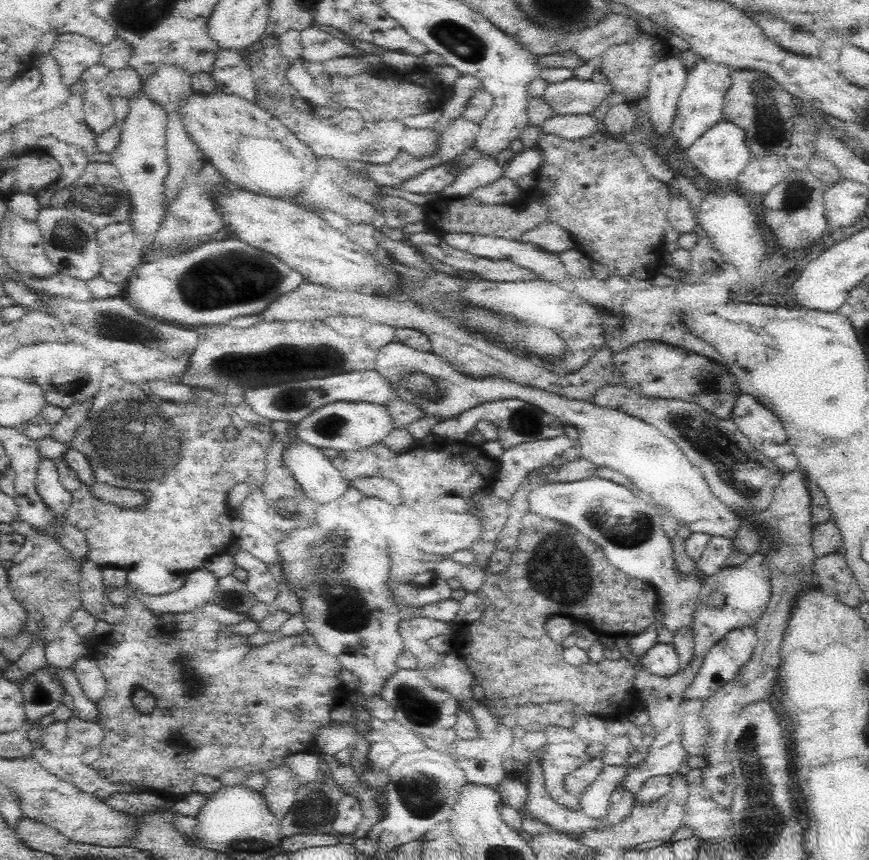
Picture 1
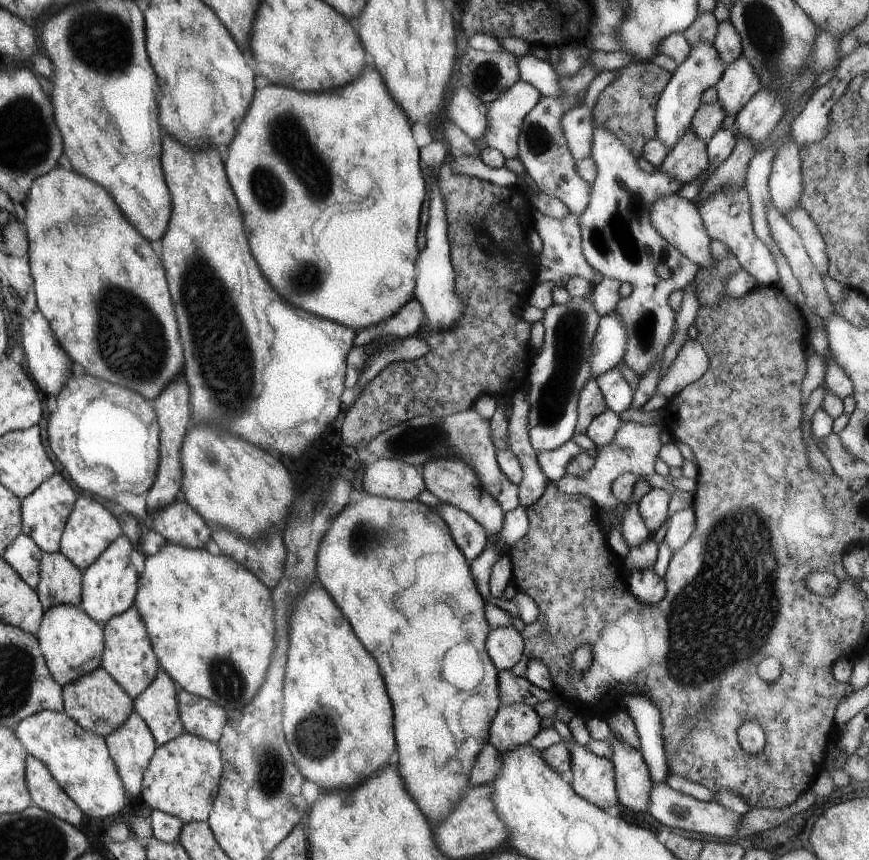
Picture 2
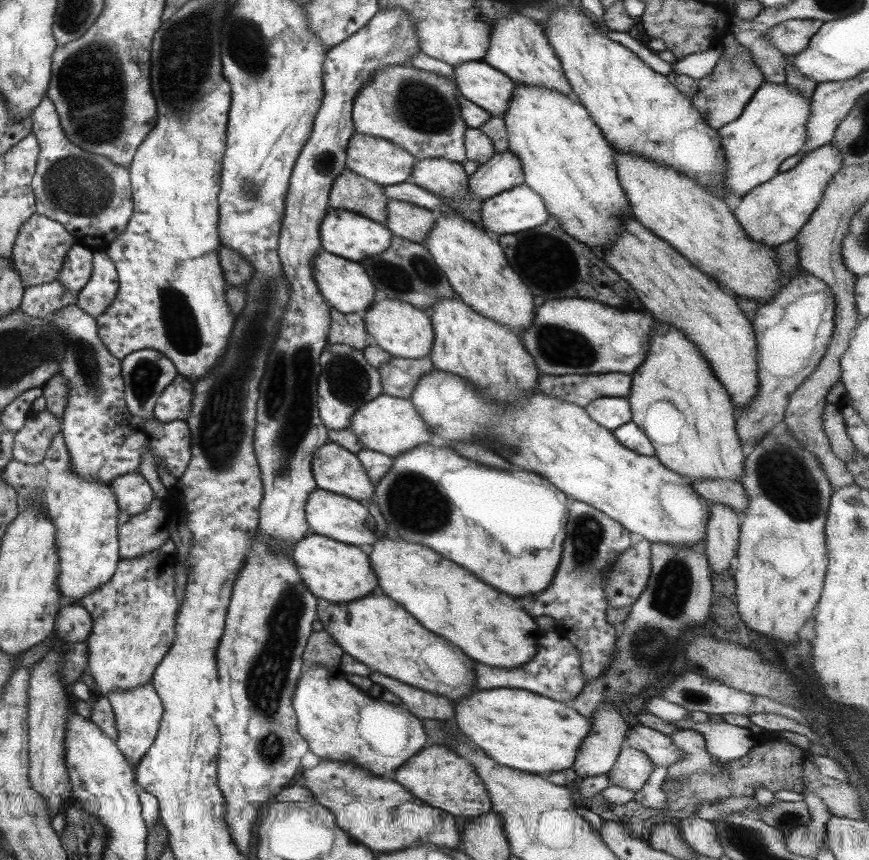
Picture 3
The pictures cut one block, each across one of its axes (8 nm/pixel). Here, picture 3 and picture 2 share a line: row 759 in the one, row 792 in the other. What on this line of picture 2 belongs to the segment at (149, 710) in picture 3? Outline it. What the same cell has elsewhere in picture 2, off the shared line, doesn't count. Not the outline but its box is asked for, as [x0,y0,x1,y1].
[103,711,157,797]

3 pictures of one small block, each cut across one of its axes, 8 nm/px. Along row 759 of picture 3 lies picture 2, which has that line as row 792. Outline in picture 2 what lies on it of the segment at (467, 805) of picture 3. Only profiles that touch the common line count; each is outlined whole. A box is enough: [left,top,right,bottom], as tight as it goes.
[315,493,500,824]

